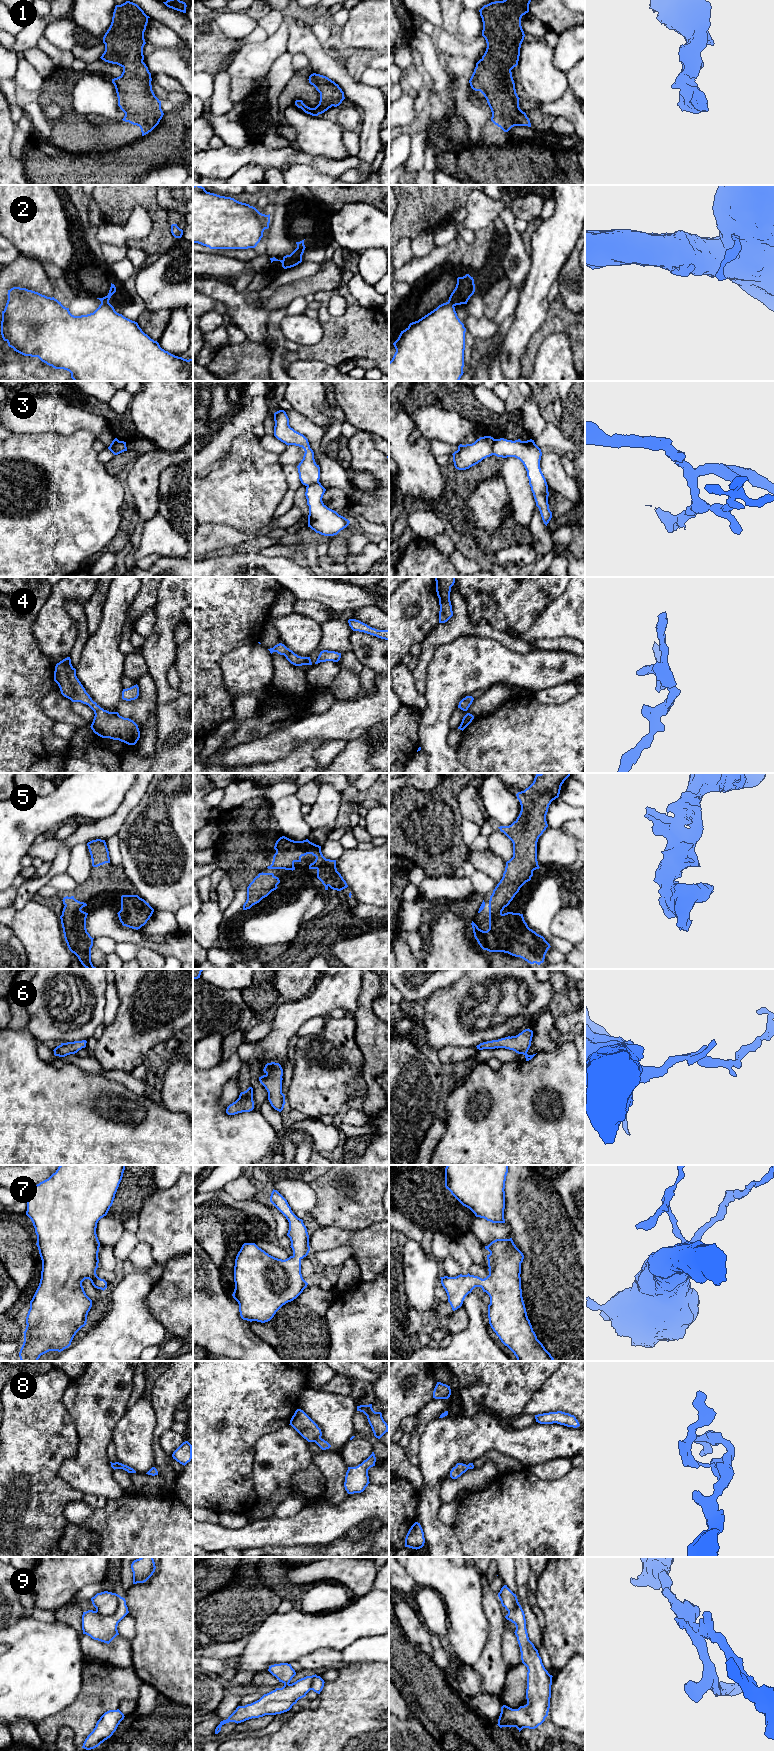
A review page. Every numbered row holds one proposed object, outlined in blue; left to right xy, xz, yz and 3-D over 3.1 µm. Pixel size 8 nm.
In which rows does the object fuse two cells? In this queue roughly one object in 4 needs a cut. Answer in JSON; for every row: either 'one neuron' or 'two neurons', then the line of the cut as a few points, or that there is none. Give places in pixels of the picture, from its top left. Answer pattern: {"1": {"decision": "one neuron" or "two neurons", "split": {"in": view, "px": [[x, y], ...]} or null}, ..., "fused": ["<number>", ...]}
{"1": {"decision": "one neuron", "split": null}, "2": {"decision": "two neurons", "split": {"in": "xy", "px": [[101, 301], [108, 302]]}}, "3": {"decision": "two neurons", "split": {"in": "yz", "px": [[494, 439], [492, 454]]}}, "4": {"decision": "one neuron", "split": null}, "5": {"decision": "one neuron", "split": null}, "6": {"decision": "one neuron", "split": null}, "7": {"decision": "one neuron", "split": null}, "8": {"decision": "two neurons", "split": {"in": "xz", "px": [[321, 1438], [314, 1441]]}}, "9": {"decision": "two neurons", "split": {"in": "xy", "px": [[121, 1597], [117, 1609], [111, 1614], [100, 1615], [95, 1611]]}}, "fused": ["2", "3", "8", "9"]}

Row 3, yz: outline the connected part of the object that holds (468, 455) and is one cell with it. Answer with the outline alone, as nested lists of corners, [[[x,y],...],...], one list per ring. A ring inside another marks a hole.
[[[484,436],[472,444],[460,444],[458,450],[452,454],[455,468],[458,470],[466,470],[478,464],[483,459],[492,456],[493,442],[493,437]]]

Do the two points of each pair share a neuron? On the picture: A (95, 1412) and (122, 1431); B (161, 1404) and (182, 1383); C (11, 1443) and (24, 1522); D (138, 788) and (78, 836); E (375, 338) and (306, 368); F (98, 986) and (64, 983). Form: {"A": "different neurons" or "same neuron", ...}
{"A": "different neurons", "B": "same neuron", "C": "same neuron", "D": "same neuron", "E": "different neurons", "F": "same neuron"}

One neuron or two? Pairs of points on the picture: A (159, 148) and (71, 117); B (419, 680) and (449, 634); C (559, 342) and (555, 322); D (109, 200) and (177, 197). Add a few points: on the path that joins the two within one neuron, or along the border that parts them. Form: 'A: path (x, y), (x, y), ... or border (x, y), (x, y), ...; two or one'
A: border (142, 136), (113, 149); two
B: path (421, 667), (427, 651), (436, 642); one
C: border (539, 346), (550, 334), (564, 332), (572, 349); two
D: border (156, 195), (158, 205), (168, 213); two

